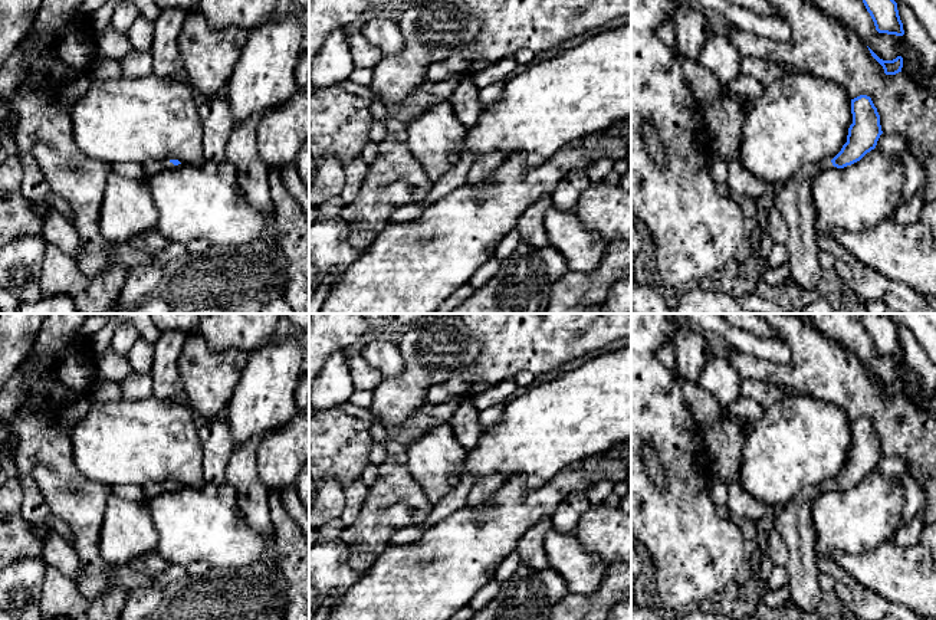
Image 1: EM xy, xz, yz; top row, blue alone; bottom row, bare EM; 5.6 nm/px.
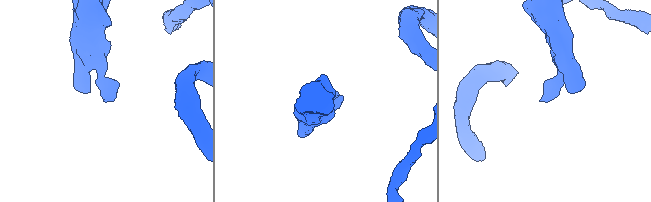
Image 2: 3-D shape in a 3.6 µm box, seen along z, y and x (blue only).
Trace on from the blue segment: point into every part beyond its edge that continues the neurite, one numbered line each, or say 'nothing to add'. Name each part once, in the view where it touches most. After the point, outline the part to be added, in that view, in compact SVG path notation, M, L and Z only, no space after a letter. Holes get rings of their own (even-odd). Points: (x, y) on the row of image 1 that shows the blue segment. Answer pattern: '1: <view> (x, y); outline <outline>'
1: xy (151, 169); outline M148 161L144 164L145 177L152 178L160 174L162 170L174 167L170 161Z

